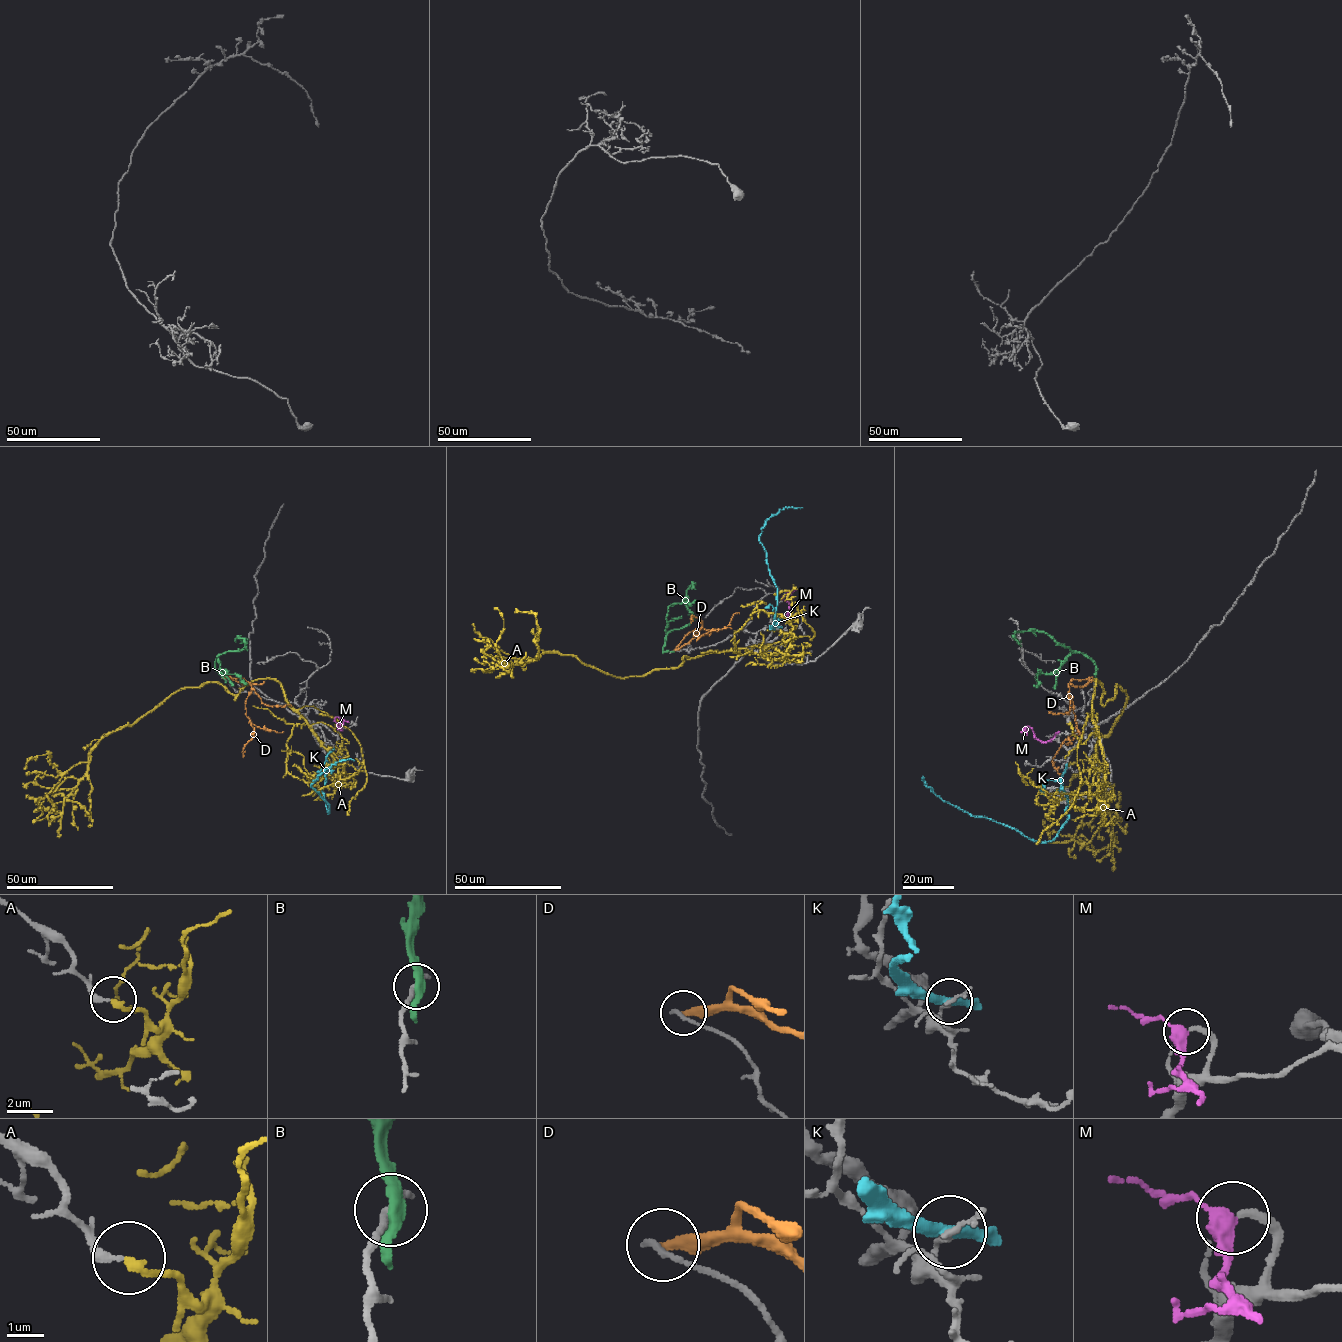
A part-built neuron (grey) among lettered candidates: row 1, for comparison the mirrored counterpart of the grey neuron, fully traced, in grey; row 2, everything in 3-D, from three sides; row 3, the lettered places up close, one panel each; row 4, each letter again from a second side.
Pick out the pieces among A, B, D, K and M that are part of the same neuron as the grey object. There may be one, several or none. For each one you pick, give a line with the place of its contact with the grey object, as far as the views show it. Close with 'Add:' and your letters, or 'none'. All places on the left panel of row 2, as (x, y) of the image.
M: Touches grey at (340, 723)
Add: M

